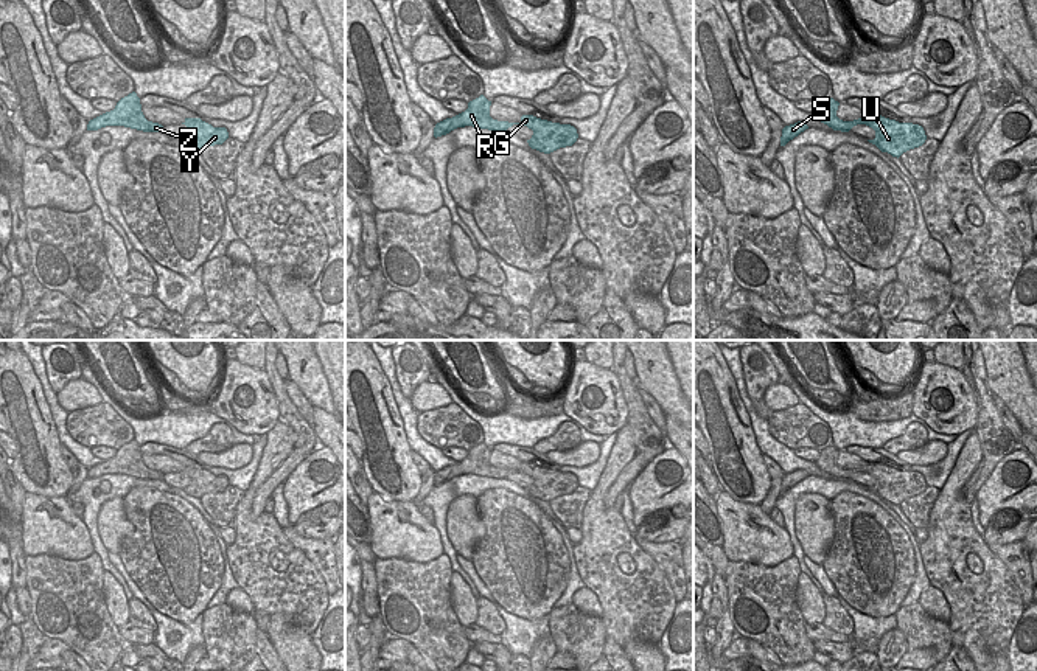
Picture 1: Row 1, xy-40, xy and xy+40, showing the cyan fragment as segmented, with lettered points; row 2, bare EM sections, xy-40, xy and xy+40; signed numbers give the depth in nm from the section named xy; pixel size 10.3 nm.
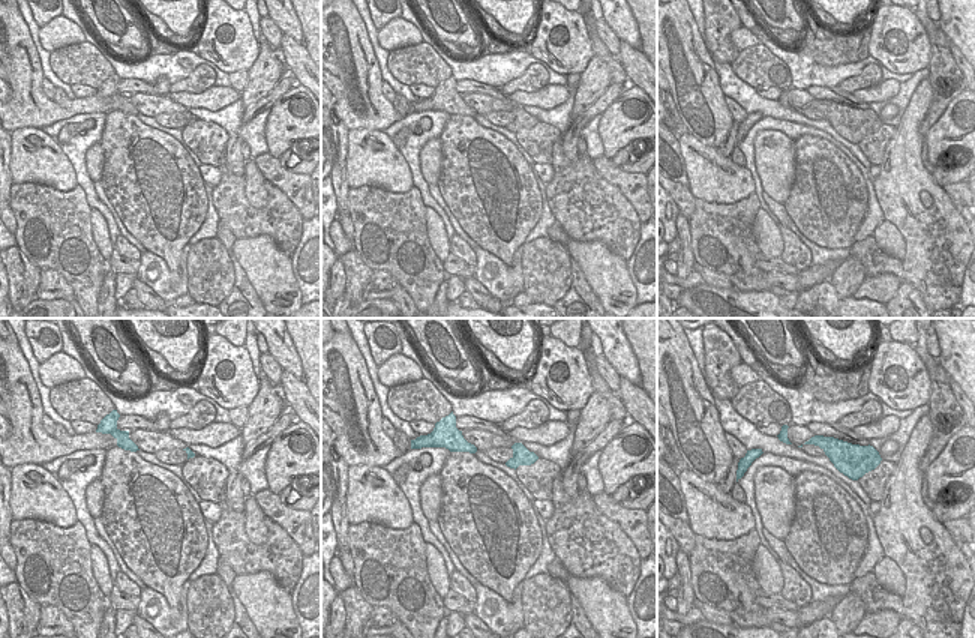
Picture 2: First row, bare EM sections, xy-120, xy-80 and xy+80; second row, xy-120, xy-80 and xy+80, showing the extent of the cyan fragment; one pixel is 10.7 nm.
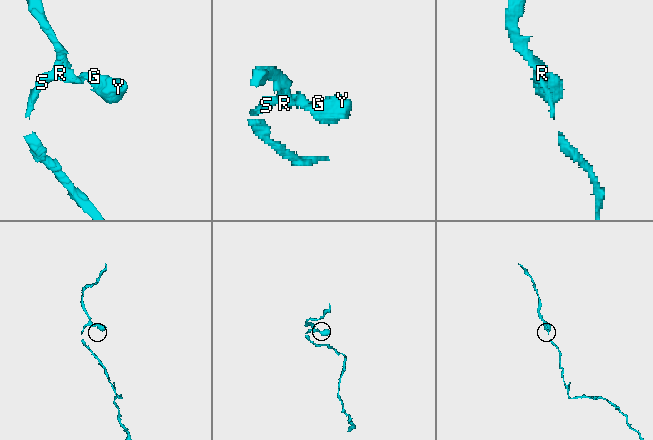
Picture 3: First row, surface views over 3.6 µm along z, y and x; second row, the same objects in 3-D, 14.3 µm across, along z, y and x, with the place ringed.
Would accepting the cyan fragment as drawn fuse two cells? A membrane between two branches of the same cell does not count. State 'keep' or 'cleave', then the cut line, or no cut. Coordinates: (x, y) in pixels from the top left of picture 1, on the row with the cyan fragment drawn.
keep; cut none

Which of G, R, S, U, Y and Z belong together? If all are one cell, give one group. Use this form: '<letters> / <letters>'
G R S U Y Z

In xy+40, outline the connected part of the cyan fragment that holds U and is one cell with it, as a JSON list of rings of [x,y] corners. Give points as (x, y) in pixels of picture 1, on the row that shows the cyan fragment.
[[[829,98],[819,104],[816,118],[833,130],[849,132],[857,124],[866,124],[875,130],[875,138],[868,140],[882,152],[900,157],[903,152],[919,148],[925,143],[927,135],[922,126],[913,123],[899,123],[882,115],[864,115],[854,121],[843,121],[836,116],[840,103]]]

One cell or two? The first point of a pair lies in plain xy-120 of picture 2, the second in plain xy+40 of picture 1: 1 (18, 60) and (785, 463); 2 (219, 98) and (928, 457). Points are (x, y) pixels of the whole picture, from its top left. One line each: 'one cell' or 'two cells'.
1: two cells
2: one cell

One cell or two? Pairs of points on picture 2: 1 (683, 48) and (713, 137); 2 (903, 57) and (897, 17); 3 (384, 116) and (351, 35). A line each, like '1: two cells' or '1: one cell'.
1: one cell
2: one cell
3: one cell

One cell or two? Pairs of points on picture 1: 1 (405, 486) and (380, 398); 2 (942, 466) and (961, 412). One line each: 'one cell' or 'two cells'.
1: one cell
2: two cells

